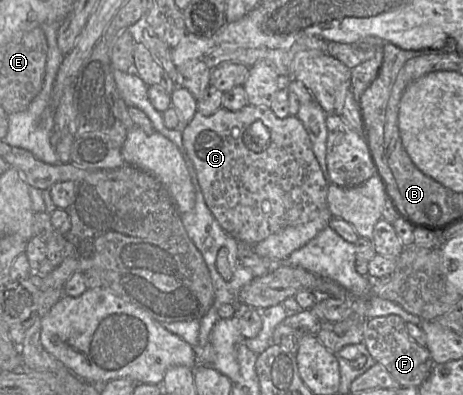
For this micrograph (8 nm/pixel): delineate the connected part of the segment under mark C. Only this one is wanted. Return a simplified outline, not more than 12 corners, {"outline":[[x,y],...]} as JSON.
{"outline":[[199,111],[182,131],[205,203],[254,245],[327,206],[296,116]]}

